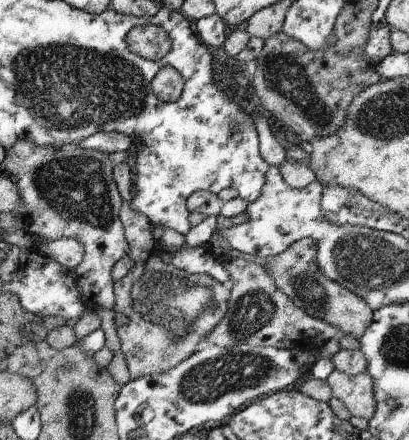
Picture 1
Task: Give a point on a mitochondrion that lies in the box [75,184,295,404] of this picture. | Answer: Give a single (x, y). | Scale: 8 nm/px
(156, 294)

